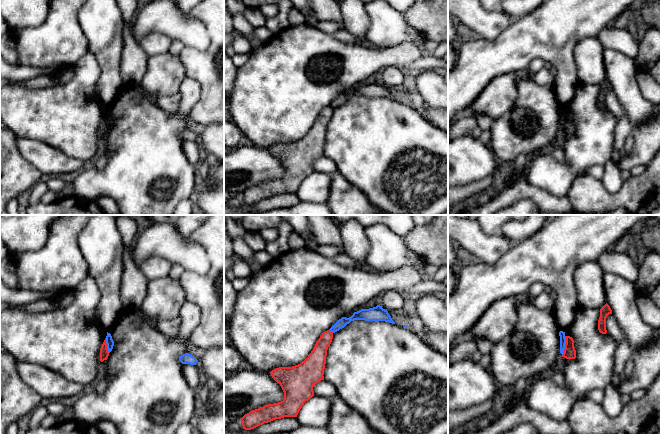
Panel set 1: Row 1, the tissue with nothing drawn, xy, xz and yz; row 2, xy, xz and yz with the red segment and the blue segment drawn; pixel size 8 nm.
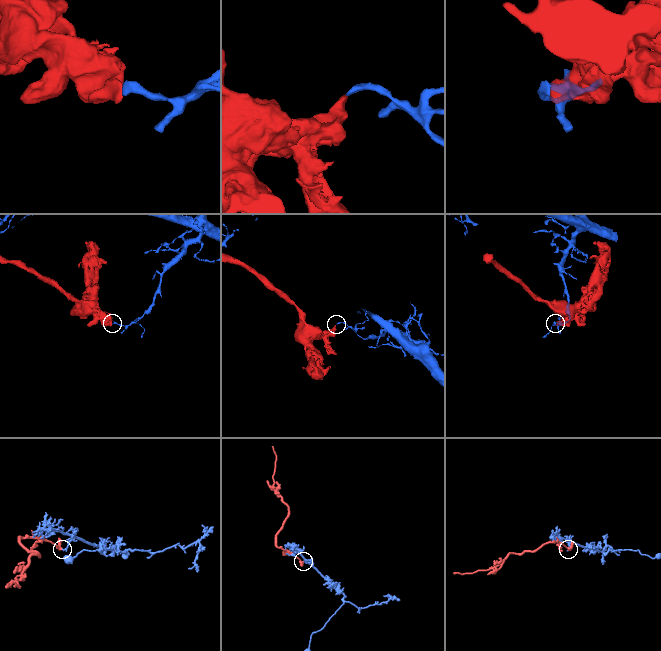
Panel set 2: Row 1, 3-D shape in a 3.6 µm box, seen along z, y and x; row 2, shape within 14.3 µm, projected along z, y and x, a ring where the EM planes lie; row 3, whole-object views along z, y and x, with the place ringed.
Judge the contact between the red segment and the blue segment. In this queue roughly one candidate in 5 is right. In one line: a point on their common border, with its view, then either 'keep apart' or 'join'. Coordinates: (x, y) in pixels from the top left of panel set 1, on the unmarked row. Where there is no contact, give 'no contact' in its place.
contact yz (565, 122); keep apart

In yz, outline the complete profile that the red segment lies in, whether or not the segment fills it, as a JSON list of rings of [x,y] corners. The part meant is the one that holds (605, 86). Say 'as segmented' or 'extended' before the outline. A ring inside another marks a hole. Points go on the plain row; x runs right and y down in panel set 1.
as segmented; [[[606,79],[601,85],[600,85],[600,93],[598,96],[598,106],[602,110],[606,110],[606,94],[609,90],[612,90],[612,86],[610,82]]]

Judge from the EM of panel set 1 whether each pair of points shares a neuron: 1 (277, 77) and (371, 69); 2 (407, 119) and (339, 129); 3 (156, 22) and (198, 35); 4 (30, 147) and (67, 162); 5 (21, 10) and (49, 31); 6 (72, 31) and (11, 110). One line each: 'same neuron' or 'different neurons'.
1: same neuron
2: same neuron
3: same neuron
4: same neuron
5: different neurons
6: different neurons

